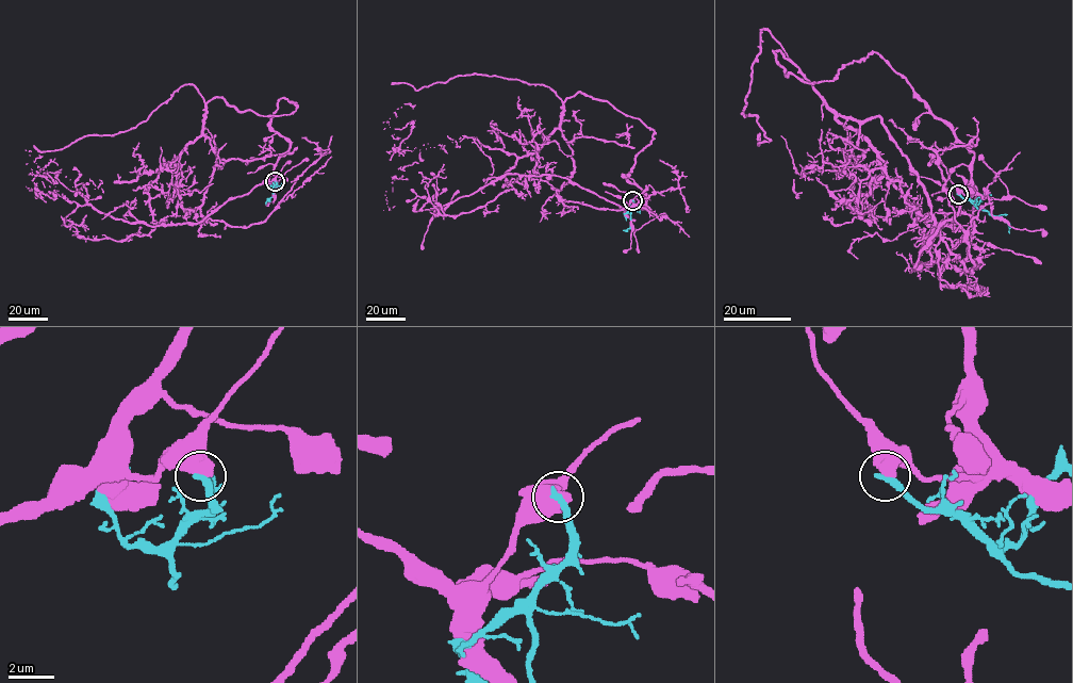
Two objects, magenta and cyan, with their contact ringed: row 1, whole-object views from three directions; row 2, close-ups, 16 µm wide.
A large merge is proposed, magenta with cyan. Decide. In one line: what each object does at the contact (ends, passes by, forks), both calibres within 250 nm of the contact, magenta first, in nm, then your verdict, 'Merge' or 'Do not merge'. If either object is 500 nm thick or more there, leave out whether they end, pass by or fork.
Thickness 900 nm (magenta) against 320 nm. Do not merge

